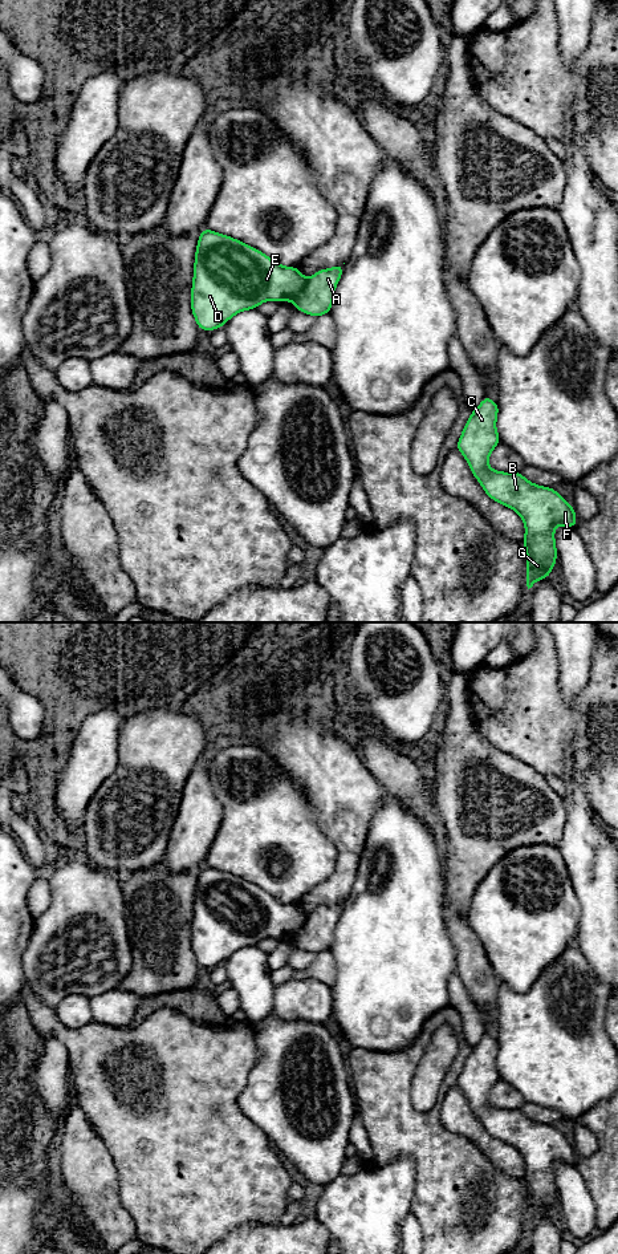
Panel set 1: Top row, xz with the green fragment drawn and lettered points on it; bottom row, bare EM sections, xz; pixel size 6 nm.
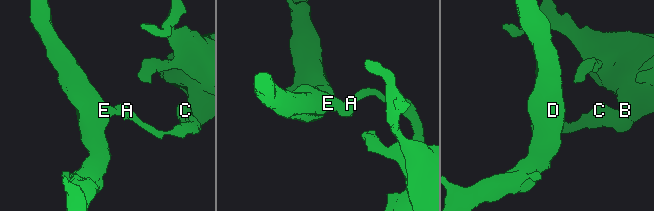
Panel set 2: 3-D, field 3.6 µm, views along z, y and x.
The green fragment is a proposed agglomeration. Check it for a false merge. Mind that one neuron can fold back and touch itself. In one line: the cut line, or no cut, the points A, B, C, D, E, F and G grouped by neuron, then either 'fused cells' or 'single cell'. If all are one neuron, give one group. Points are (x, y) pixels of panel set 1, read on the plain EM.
xz (308, 917), (291, 936) | A B C F G / D E | fused cells

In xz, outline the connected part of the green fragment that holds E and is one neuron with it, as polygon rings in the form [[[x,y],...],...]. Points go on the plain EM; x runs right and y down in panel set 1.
[[[203,865],[196,882],[191,947],[200,967],[215,967],[236,950],[268,937],[284,940],[298,932],[306,916],[296,904],[284,904],[237,876]]]

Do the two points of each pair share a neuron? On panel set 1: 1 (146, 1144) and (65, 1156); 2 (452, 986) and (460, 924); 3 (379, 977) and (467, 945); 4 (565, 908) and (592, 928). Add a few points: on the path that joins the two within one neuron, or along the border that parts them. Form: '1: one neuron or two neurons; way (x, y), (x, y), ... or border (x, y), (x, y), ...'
1: two neurons; border (90, 1124), (112, 1157), (117, 1180)
2: two neurons; border (455, 973), (472, 999)
3: two neurons; border (444, 920), (444, 926), (455, 953), (456, 972)
4: two neurons; border (572, 888), (580, 908), (576, 941)

